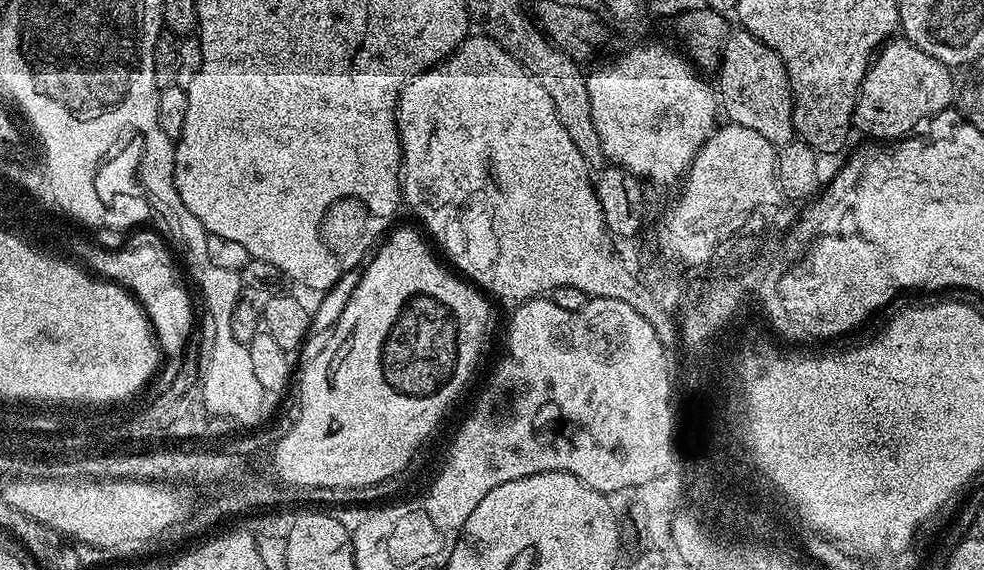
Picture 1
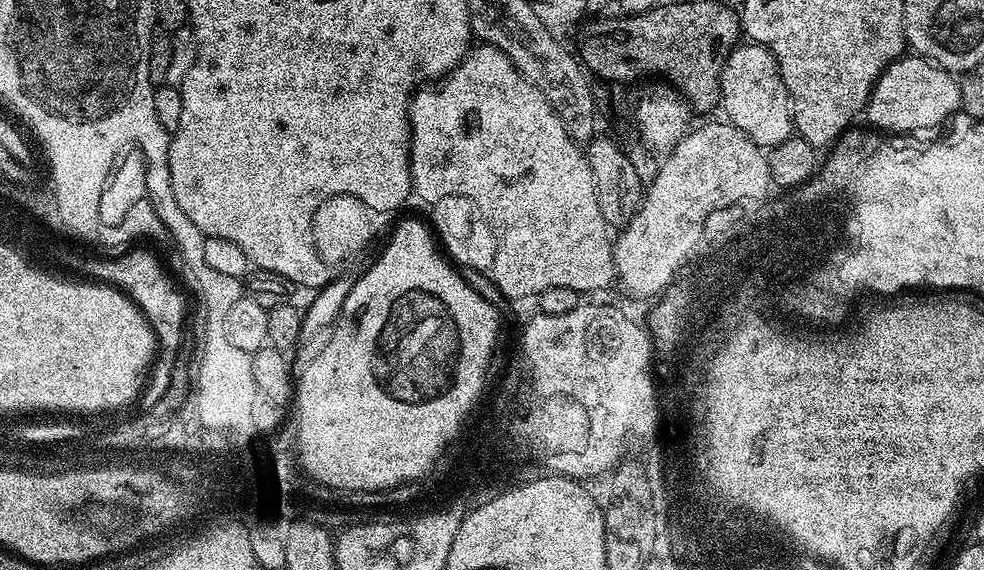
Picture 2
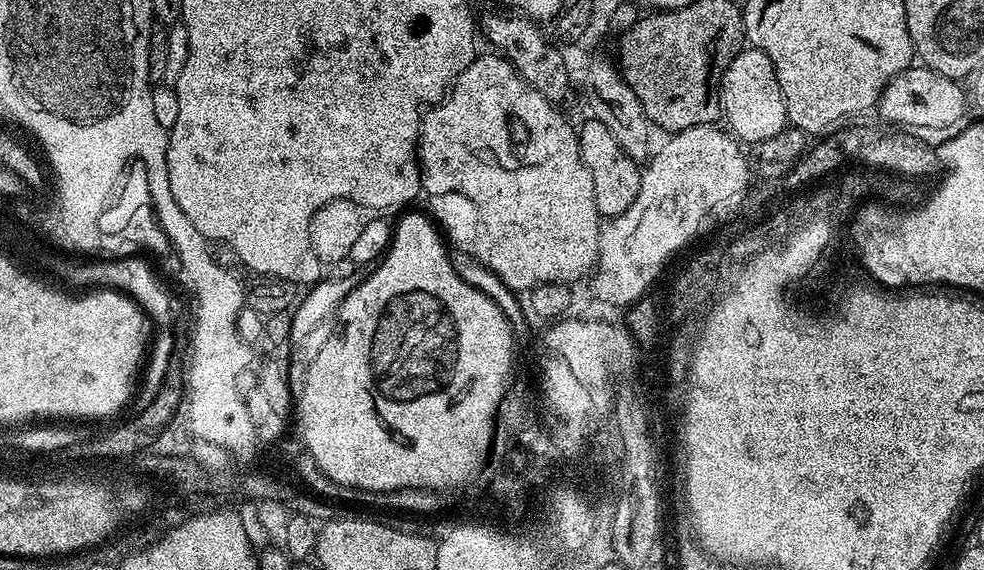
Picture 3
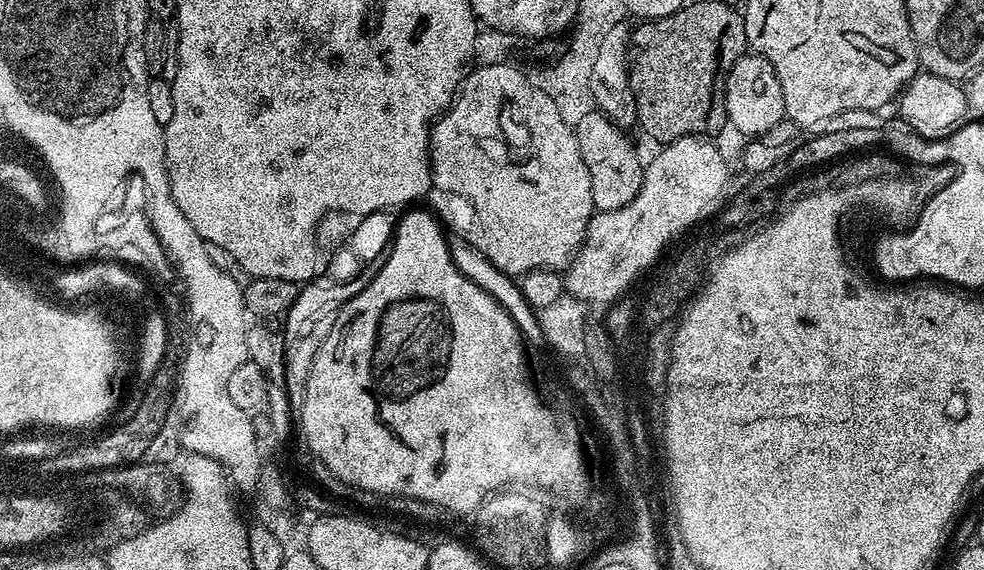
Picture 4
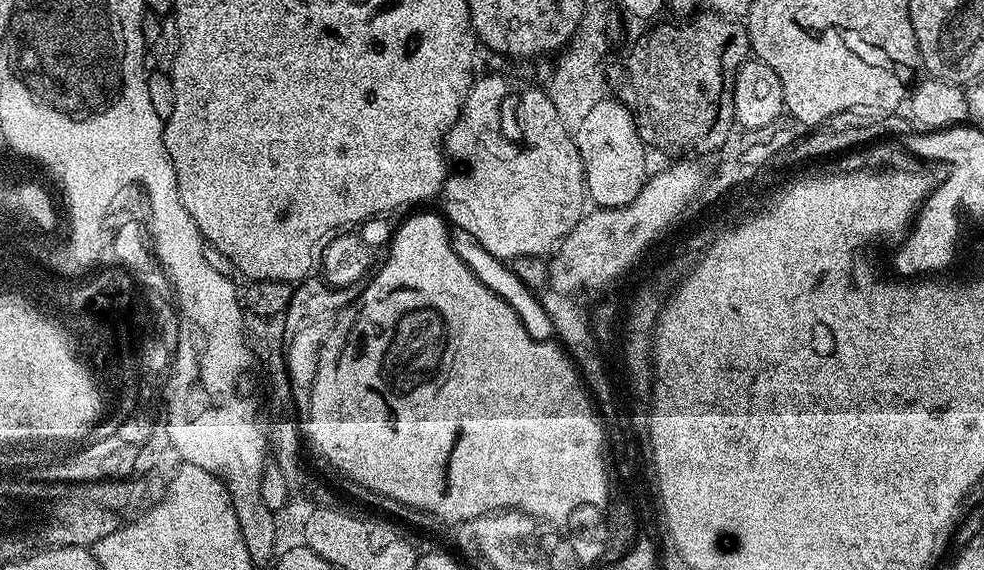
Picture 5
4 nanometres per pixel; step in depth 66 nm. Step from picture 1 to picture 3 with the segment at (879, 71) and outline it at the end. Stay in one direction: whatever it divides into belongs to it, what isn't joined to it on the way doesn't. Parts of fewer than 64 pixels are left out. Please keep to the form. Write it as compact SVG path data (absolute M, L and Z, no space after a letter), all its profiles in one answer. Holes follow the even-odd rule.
M913 66L895 76L884 87L880 96L878 112L889 125L899 126L904 130L929 128L940 132L943 128L952 128L964 116L966 109L965 90L953 77L938 74L932 68Z

